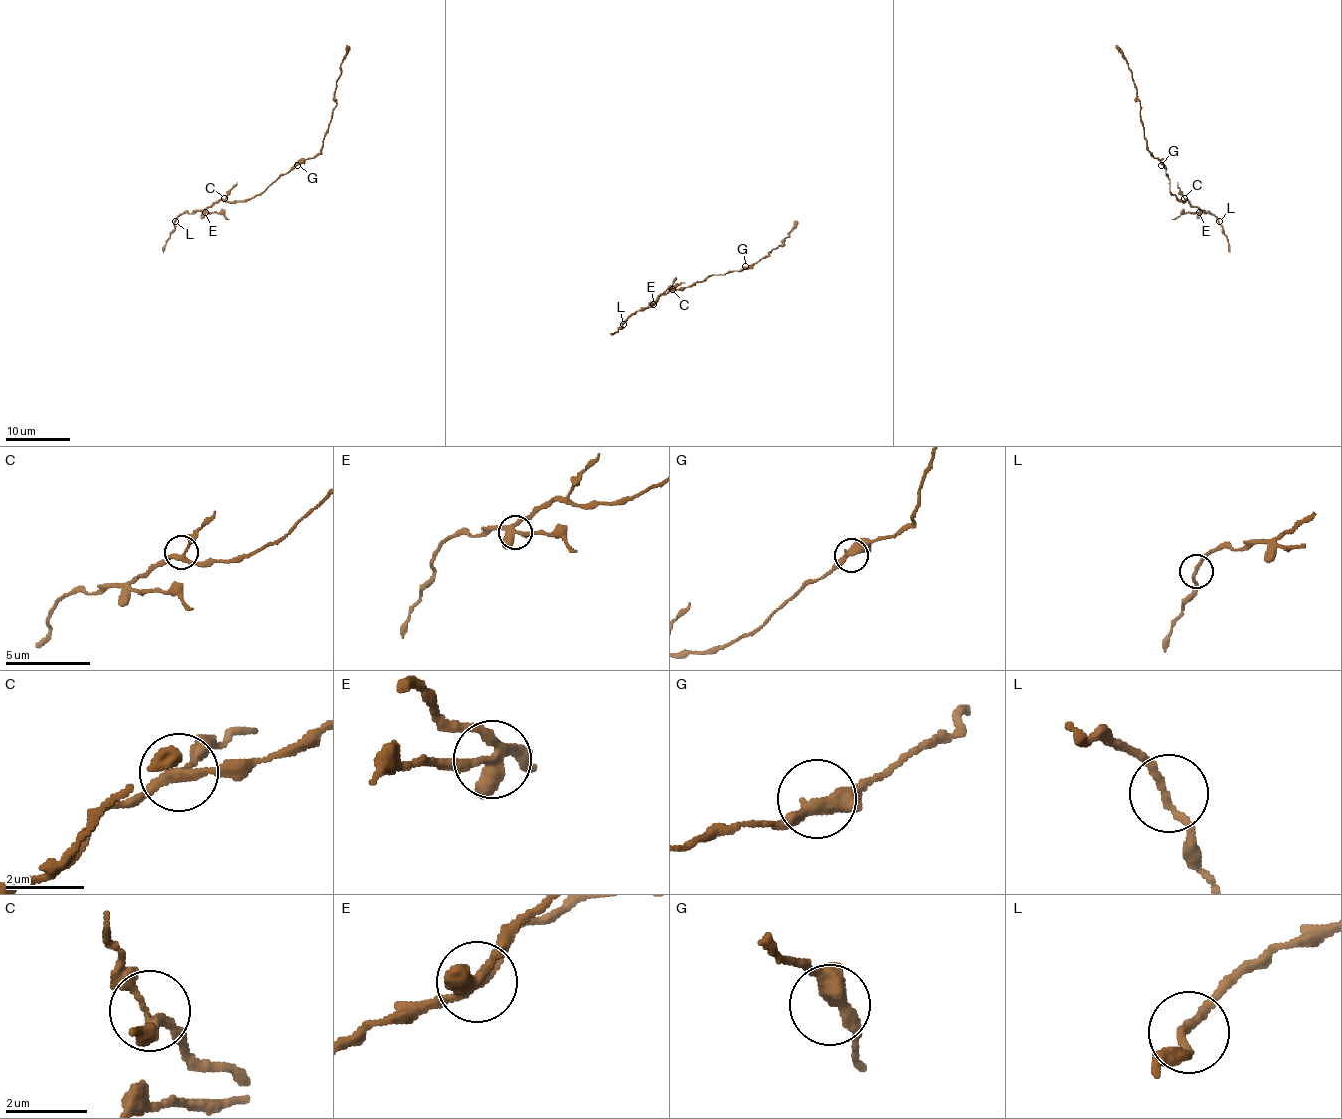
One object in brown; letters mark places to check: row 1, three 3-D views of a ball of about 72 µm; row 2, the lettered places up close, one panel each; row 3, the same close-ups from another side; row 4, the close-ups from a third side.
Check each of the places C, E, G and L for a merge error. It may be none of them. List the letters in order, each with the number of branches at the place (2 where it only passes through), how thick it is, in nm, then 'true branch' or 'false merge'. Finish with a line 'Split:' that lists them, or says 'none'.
C: 3 | 220 nm | true branch
E: 3 | 320 nm | false merge
G: 2 | 400 nm | true branch
L: 2 | 180 nm | true branch
Split: E

